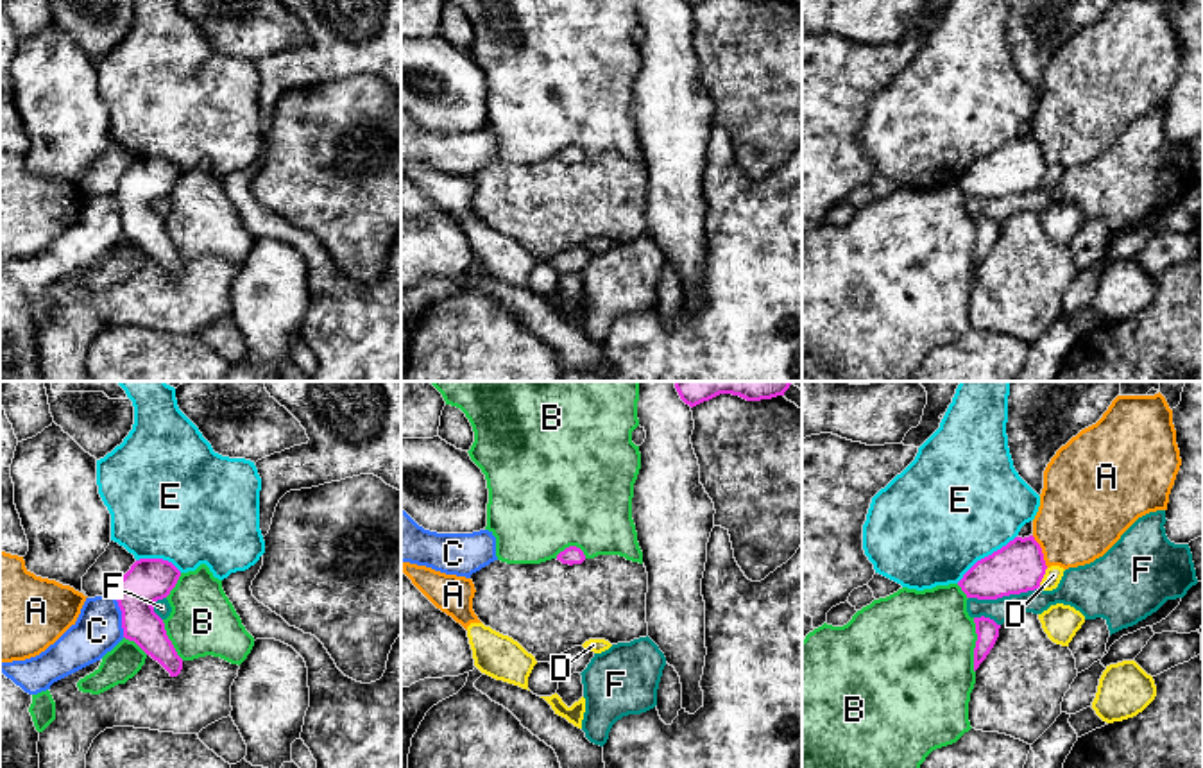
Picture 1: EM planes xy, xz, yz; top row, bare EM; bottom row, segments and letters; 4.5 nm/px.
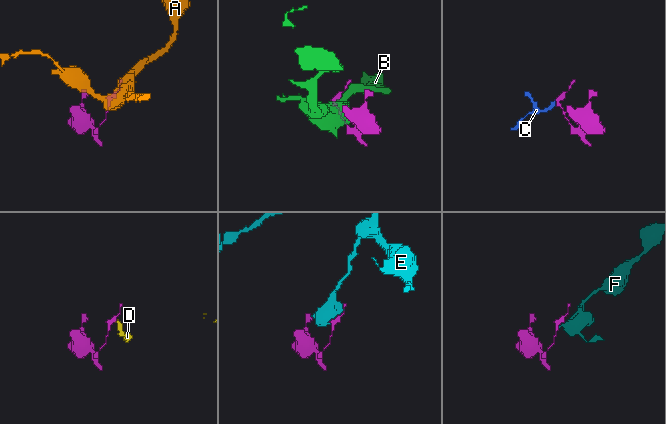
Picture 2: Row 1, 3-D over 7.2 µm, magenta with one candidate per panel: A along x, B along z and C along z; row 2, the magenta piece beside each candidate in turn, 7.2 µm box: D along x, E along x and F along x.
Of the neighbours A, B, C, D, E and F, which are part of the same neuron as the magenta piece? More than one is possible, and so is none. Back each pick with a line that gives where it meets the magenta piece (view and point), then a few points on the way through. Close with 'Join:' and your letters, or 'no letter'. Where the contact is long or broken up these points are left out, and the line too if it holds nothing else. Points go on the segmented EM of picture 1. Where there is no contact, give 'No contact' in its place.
Join: no letter

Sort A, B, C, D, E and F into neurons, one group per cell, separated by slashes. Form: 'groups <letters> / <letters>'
groups A / B D / C / E / F

